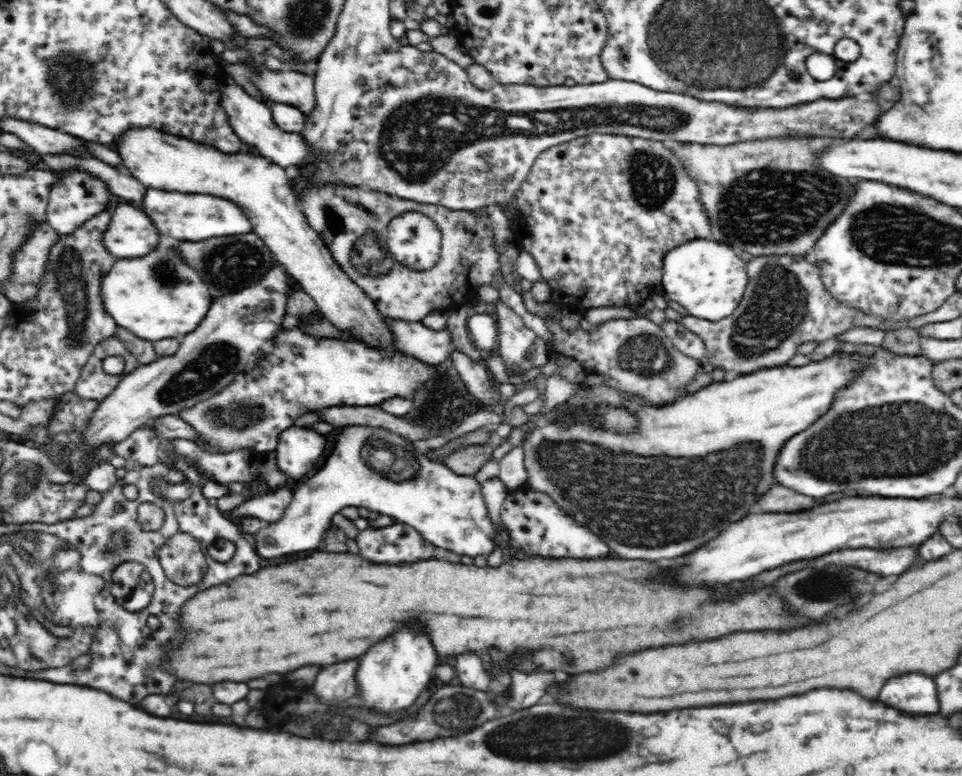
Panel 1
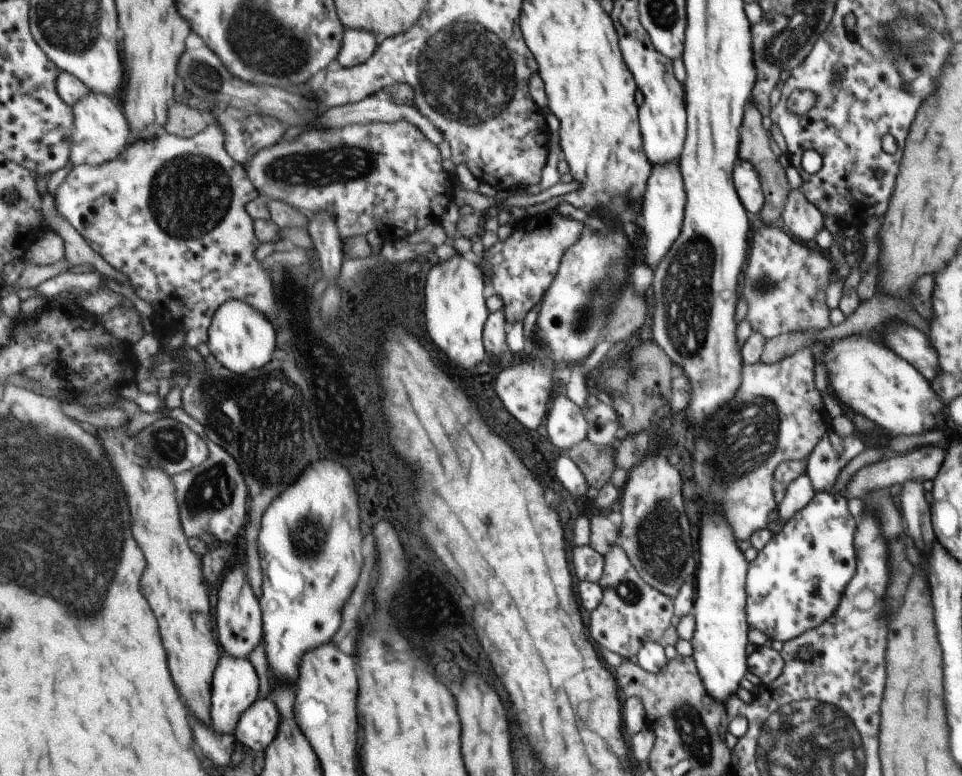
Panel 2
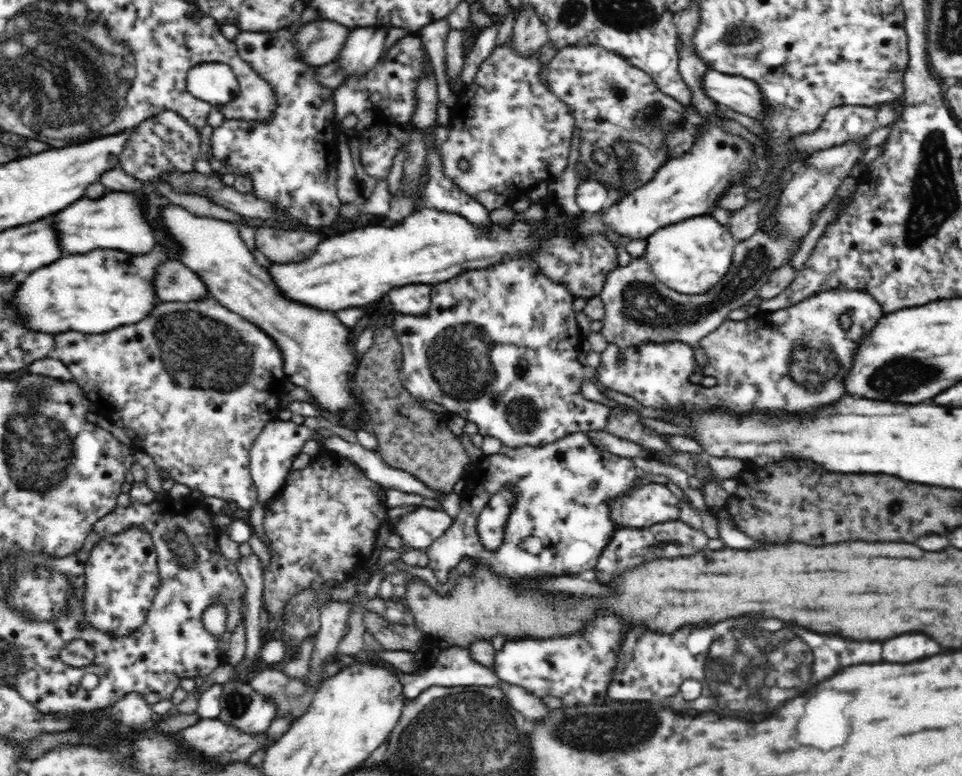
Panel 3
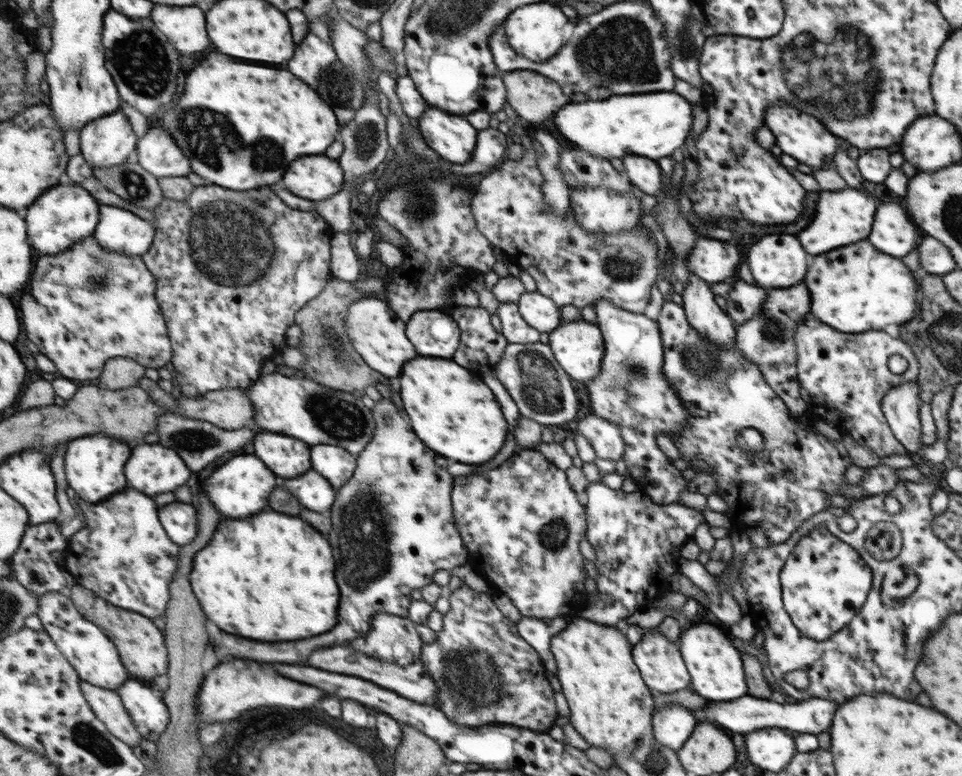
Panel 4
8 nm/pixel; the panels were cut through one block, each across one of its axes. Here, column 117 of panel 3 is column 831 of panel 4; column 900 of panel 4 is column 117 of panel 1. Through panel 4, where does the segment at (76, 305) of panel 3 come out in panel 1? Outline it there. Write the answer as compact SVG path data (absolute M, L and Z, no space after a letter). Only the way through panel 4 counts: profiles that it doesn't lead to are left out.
M160 248L150 250L148 254L140 258L126 258L126 260L116 260L112 268L100 278L100 302L104 304L104 312L116 320L118 328L126 328L132 336L138 340L146 342L160 342L166 338L184 338L182 334L194 332L198 324L206 318L210 312L210 306L214 304L214 298L208 294L210 288L198 278L198 274L188 266L172 248Z

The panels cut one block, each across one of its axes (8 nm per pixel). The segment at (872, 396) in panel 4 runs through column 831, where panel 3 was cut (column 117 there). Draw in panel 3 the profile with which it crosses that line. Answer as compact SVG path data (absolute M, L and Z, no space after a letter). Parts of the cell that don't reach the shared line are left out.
M204 298L198 302L164 302L160 304L146 320L132 324L132 326L122 326L114 328L112 332L106 334L78 334L78 332L64 332L56 334L56 350L50 352L54 360L60 360L66 364L66 368L74 374L74 382L82 388L90 404L100 408L100 414L104 414L114 426L122 428L126 436L132 440L136 450L148 452L158 470L166 472L168 478L172 478L176 484L186 484L190 490L200 490L204 496L214 496L222 498L226 502L236 502L238 508L242 510L252 510L258 504L258 488L254 484L252 472L250 472L250 450L254 440L260 436L260 432L266 428L268 422L278 420L282 408L280 408L280 398L286 392L284 384L288 382L288 376L284 374L284 358L282 358L282 348L270 334L266 334L262 328L254 326L252 322L240 318L238 314L226 310L226 306L218 304L214 298Z

